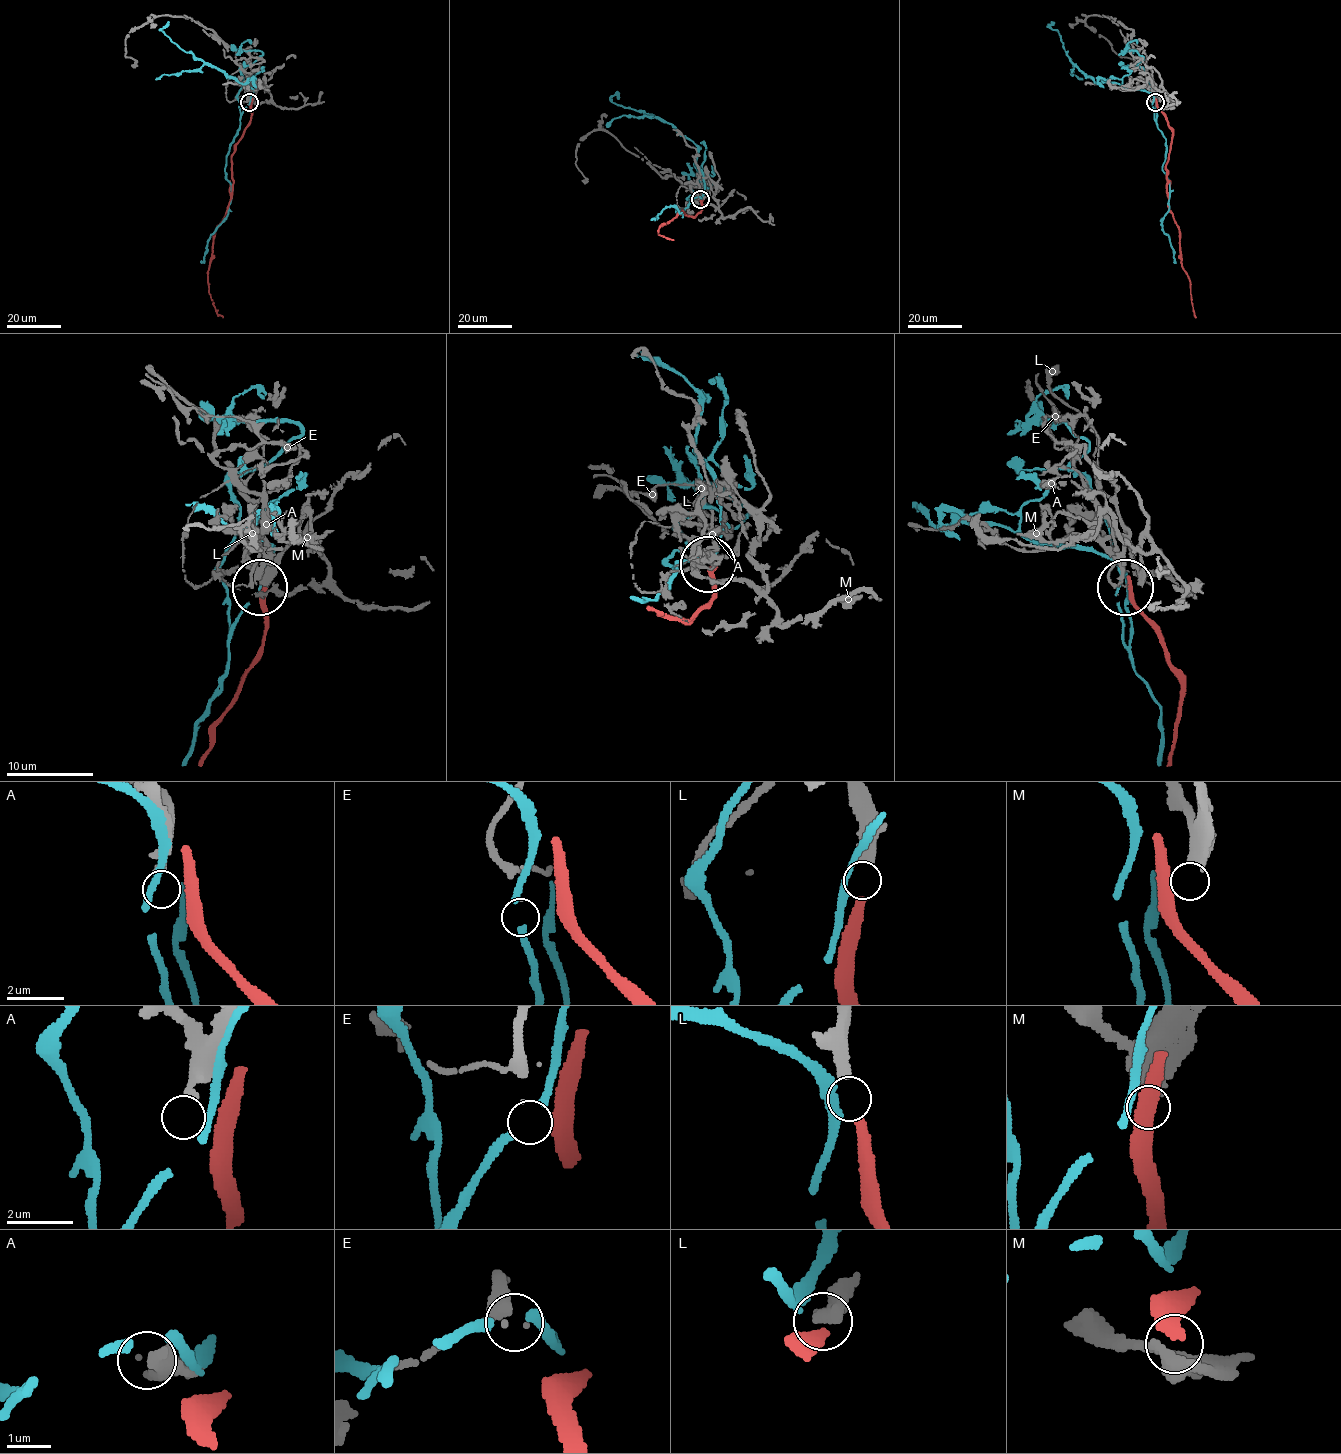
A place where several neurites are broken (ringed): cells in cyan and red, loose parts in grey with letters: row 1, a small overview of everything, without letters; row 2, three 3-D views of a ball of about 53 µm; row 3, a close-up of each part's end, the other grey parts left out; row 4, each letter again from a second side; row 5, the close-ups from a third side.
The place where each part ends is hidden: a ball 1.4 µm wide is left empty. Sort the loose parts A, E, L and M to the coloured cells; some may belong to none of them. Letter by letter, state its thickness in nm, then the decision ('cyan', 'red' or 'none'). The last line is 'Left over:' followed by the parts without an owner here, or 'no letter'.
A: calibre 300 nm; none
E: calibre 90 nm; none
L: calibre 400 nm; red
M: calibre 440 nm; none
Left over: A, E, M

